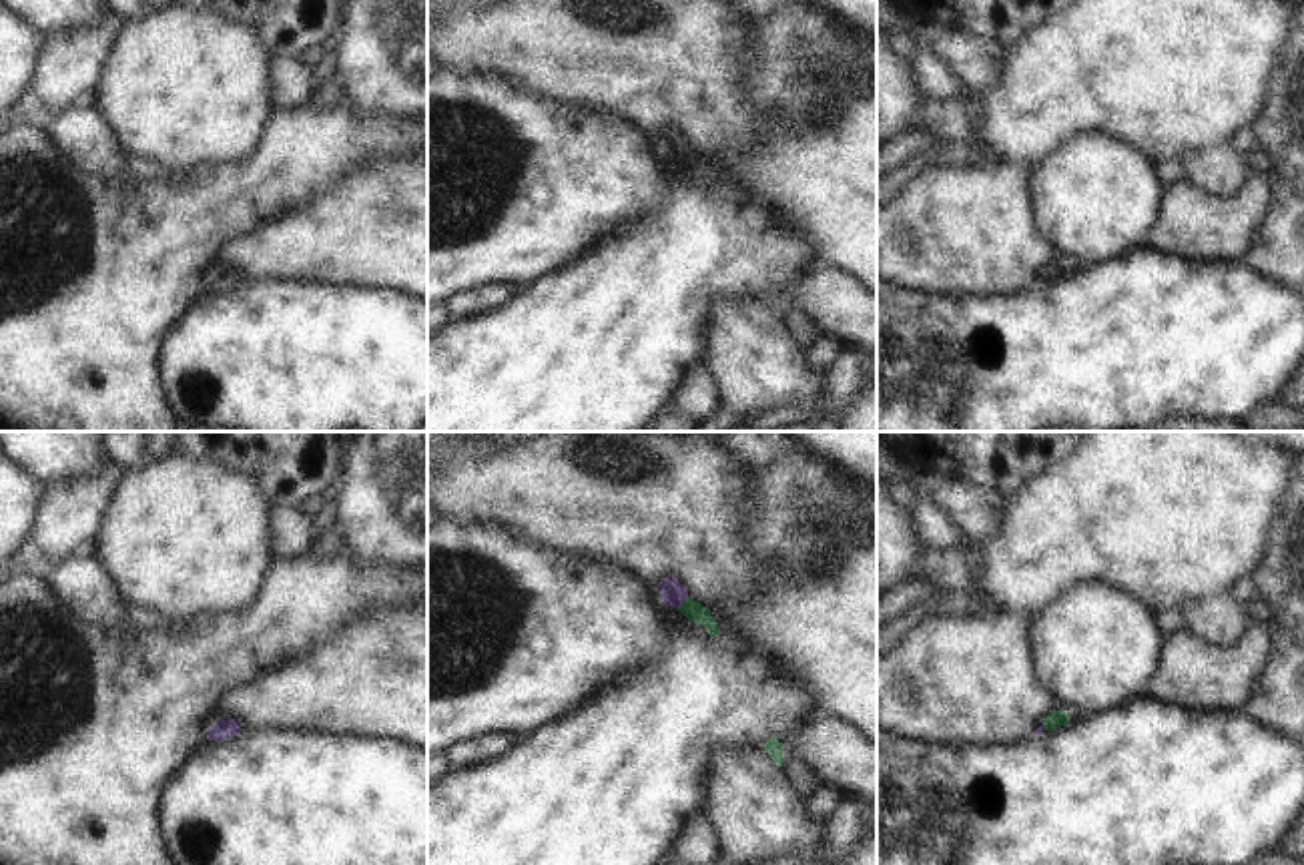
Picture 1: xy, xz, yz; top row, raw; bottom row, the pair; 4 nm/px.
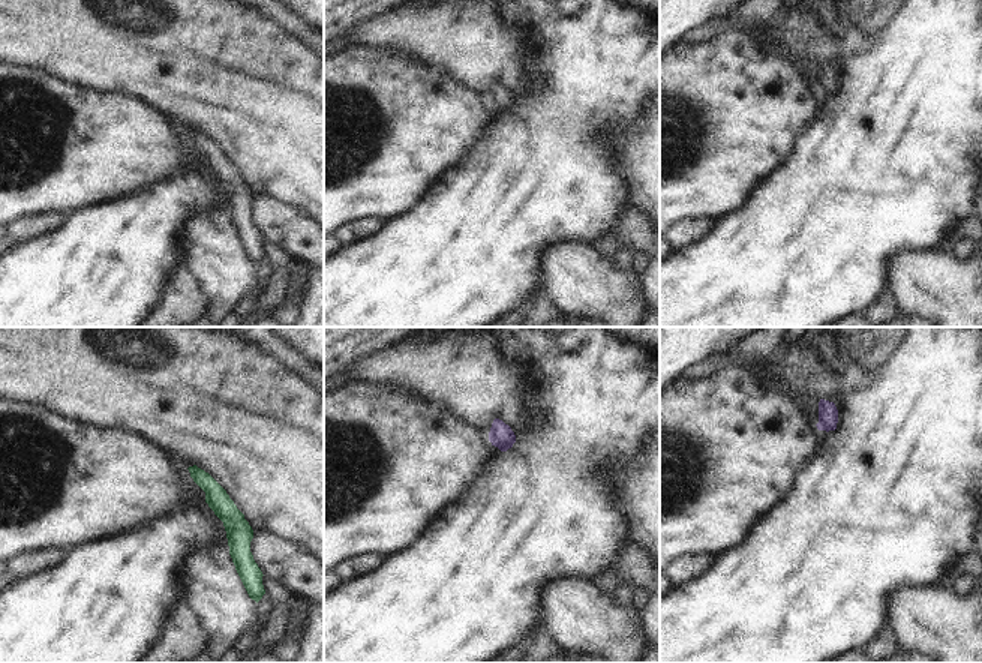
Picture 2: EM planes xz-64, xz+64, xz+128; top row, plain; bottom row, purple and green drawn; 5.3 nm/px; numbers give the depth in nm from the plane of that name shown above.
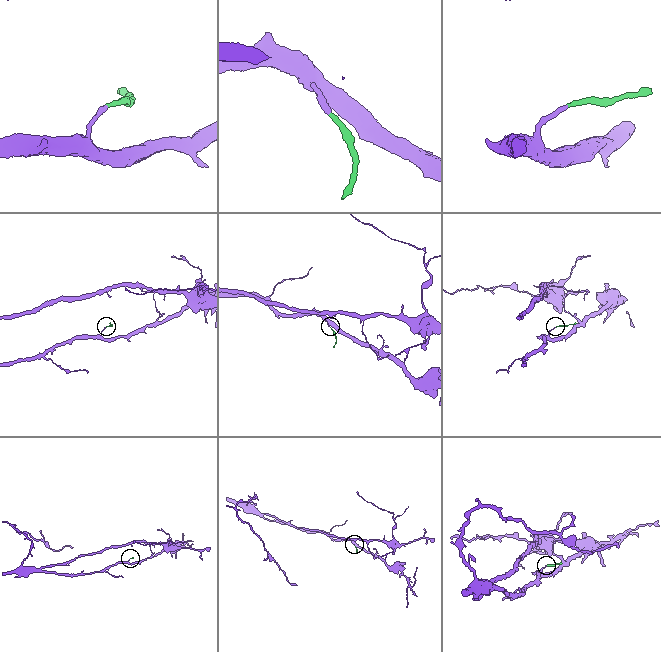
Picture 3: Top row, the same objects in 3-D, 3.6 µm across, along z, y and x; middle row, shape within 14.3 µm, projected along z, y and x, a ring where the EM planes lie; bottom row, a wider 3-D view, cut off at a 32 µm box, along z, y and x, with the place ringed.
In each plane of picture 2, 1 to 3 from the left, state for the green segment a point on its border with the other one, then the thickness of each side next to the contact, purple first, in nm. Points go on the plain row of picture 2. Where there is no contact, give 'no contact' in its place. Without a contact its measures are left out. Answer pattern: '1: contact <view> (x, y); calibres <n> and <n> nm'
1: no contact
2: no contact
3: no contact

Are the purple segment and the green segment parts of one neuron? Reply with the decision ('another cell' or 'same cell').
same cell

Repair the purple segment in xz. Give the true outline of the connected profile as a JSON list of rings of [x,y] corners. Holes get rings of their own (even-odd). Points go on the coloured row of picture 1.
[[[666,576],[658,584],[656,592],[666,606],[678,608],[688,620],[704,626],[712,638],[720,634],[720,626],[712,618],[712,612],[700,602],[692,600],[688,590],[674,576]]]

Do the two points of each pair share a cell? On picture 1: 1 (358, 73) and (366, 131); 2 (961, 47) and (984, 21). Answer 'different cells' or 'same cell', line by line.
1: different cells
2: different cells

